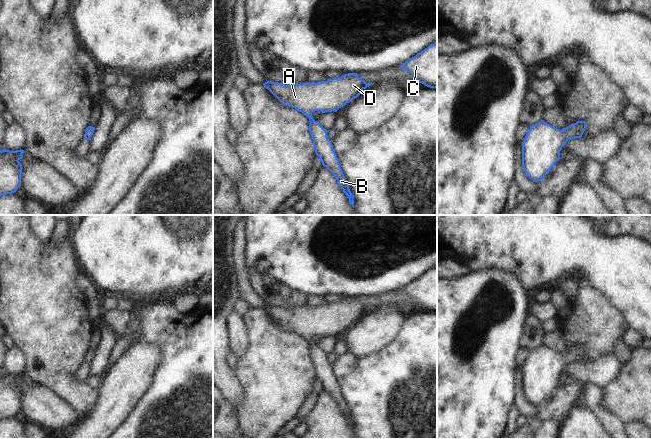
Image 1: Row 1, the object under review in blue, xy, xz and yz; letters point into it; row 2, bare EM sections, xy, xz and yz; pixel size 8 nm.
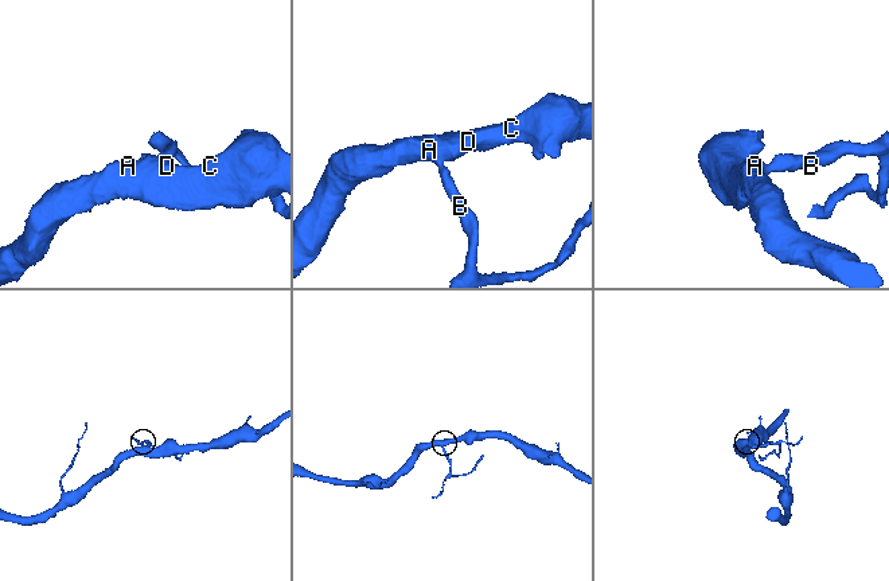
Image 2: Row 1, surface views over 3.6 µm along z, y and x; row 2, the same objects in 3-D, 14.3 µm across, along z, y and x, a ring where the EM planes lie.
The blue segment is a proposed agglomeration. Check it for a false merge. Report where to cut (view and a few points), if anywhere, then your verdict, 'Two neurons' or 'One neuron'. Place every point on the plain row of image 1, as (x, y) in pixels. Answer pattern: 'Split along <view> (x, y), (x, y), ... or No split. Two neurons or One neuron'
No split. One neuron.

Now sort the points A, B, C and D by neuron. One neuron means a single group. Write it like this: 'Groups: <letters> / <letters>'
Groups: A B C D.

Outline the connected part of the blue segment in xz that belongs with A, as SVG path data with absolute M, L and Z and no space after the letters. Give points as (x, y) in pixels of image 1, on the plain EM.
M348 297L339 302L328 303L317 307L285 309L267 305L264 308L281 327L297 333L309 342L309 355L313 363L316 379L322 389L336 402L340 412L348 420L354 432L354 421L342 396L339 384L327 361L327 354L312 341L315 335L336 336L339 332L357 322L364 313L371 310L360 303L357 297Z

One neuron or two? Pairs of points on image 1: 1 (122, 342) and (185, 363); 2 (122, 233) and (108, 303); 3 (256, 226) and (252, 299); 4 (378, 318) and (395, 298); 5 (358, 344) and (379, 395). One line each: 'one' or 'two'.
1: two
2: two
3: two
4: two
5: two

